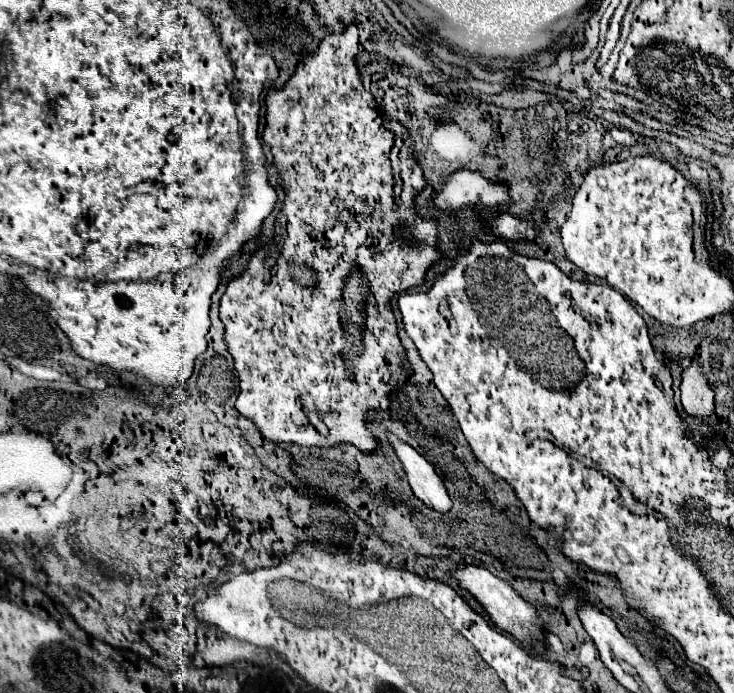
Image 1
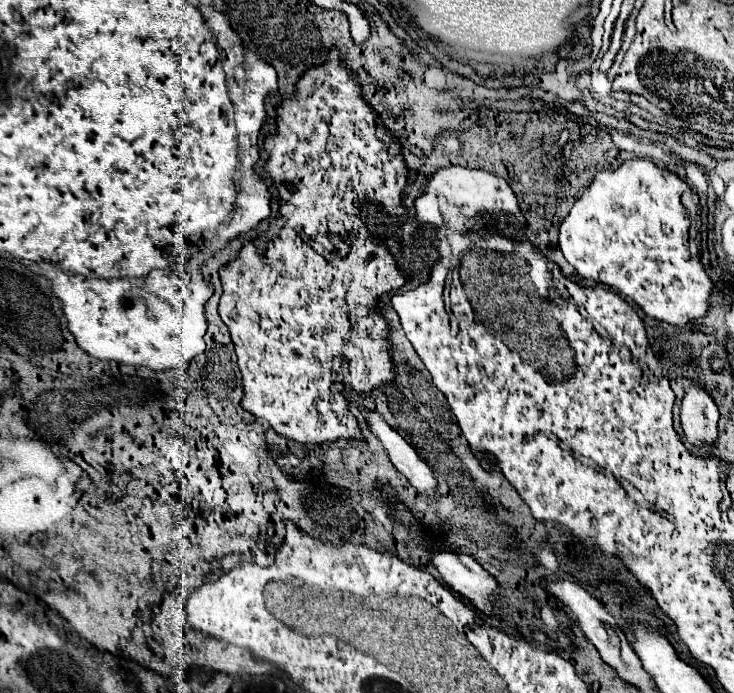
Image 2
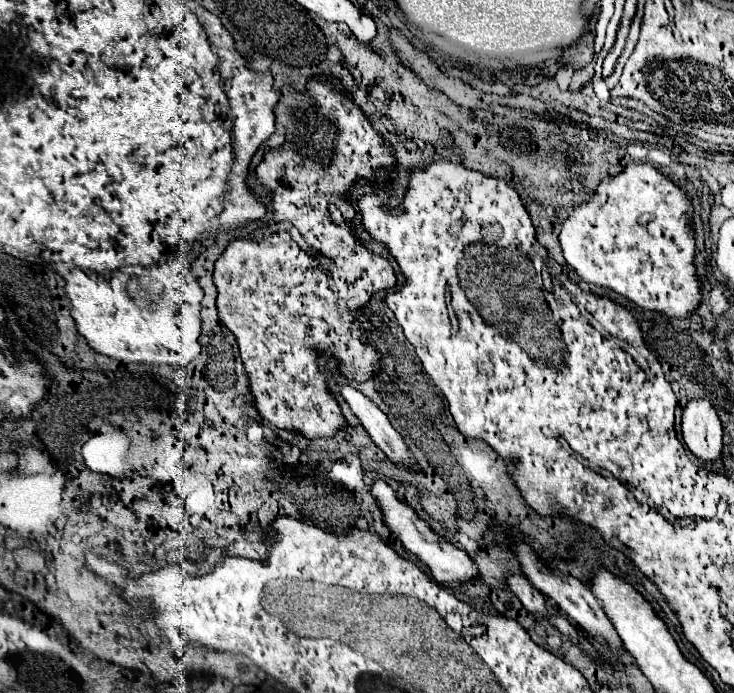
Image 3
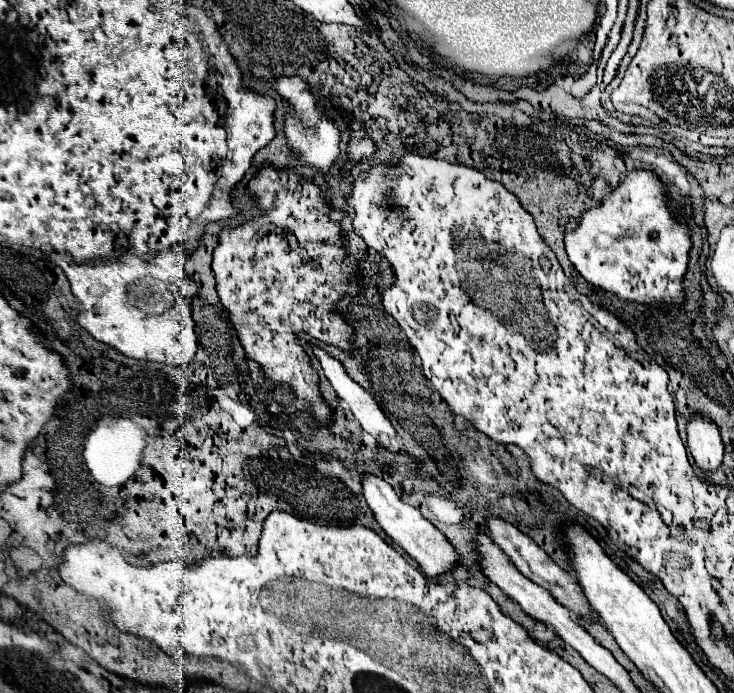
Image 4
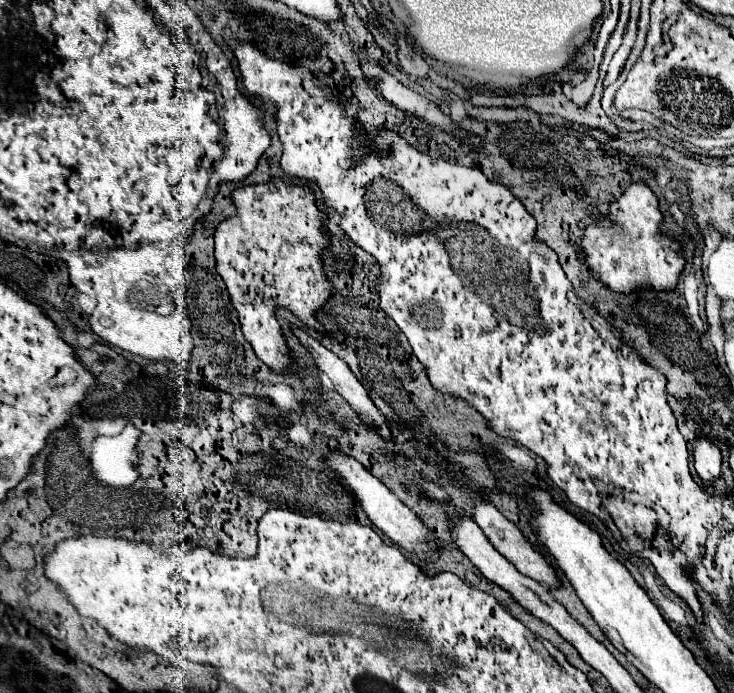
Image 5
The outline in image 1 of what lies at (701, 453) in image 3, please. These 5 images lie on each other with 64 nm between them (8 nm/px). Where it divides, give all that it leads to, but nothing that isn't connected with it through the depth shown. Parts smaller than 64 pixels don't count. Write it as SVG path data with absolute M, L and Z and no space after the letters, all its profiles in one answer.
M698 358L682 370L682 406L690 416L708 418L714 412L714 392Z

